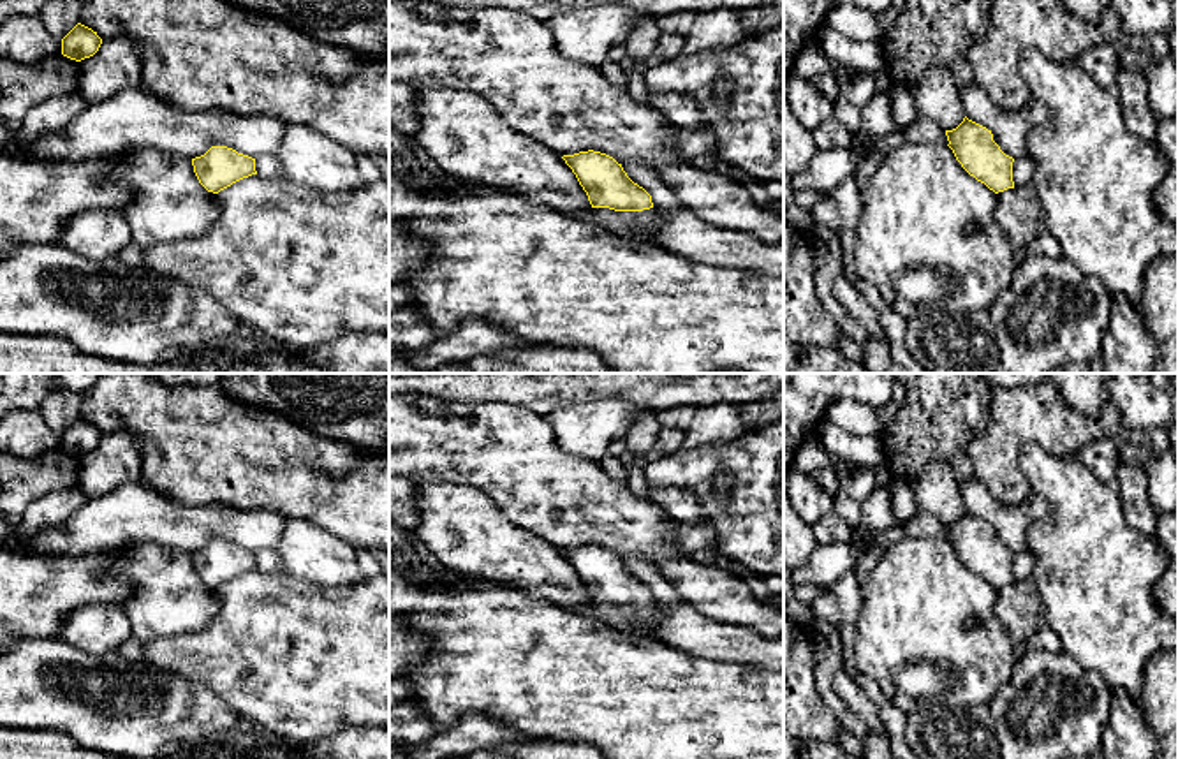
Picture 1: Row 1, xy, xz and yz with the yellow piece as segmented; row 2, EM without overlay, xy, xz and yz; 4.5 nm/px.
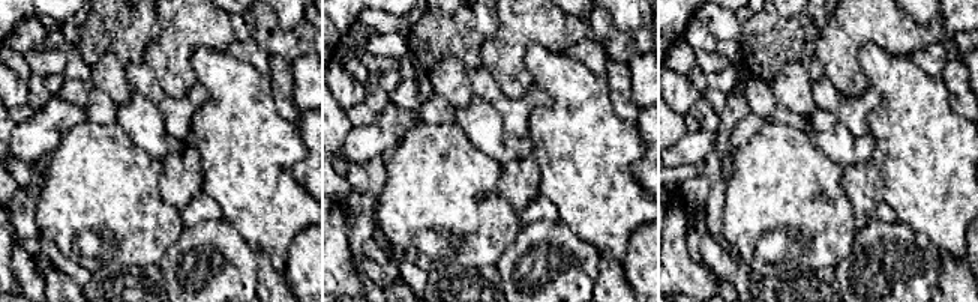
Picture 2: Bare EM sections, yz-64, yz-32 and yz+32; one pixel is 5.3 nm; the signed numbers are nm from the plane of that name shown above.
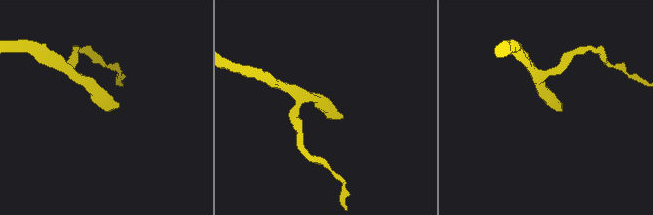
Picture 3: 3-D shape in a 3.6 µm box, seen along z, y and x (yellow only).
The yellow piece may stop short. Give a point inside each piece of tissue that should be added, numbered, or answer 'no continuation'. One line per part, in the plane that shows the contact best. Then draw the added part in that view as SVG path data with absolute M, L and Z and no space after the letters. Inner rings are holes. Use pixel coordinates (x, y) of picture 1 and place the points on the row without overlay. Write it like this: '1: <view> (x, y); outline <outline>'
1: xz (640, 620); outline M593 602L592 615L609 625L615 625L616 629L653 637L652 627L657 618L653 602L643 606L615 606L609 602Z

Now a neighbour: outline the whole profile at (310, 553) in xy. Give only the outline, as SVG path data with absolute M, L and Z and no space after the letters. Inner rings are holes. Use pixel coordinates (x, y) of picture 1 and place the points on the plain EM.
M287 518L275 551L283 558L287 574L319 586L347 586L364 579L356 549L305 520Z

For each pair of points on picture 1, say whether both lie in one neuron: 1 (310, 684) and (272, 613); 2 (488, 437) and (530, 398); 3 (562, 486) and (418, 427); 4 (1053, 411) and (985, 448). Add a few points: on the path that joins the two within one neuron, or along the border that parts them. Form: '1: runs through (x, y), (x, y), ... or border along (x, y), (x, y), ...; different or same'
1: runs through (301, 666), (279, 643), (273, 631); same
2: border along (481, 400), (520, 404), (541, 416); different
3: runs through (527, 474), (495, 446), (453, 441); same
4: runs through (1036, 414), (1023, 414), (1002, 435); same

